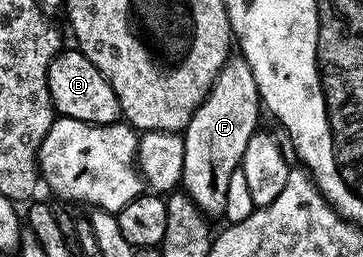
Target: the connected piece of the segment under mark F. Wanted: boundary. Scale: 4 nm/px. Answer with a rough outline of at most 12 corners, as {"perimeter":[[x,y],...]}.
{"perimeter":[[228,56],[181,135],[182,191],[223,216],[260,127],[257,78]]}

